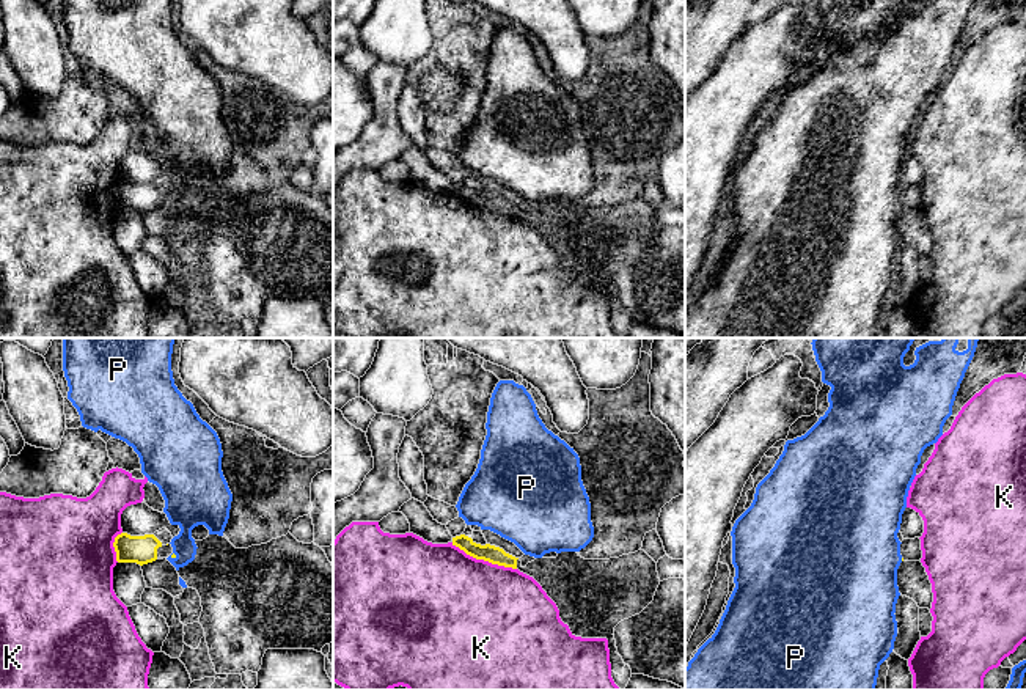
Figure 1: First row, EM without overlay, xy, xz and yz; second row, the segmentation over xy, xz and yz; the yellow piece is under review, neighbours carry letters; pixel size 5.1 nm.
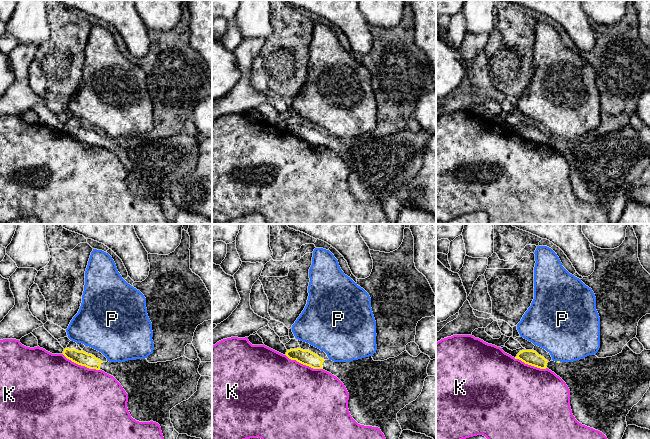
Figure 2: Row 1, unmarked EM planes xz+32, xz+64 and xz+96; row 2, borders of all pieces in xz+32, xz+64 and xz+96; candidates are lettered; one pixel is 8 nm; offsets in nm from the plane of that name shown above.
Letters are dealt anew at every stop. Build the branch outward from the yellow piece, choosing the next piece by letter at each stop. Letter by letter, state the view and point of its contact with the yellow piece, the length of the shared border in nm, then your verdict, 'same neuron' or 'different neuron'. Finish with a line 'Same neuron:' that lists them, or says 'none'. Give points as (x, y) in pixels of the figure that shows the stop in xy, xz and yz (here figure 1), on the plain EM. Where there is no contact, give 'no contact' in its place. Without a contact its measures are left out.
K: xz (484, 208) | 360 nm | different neuron
P: xy (172, 203) | 40 nm | different neuron
Same neuron: none

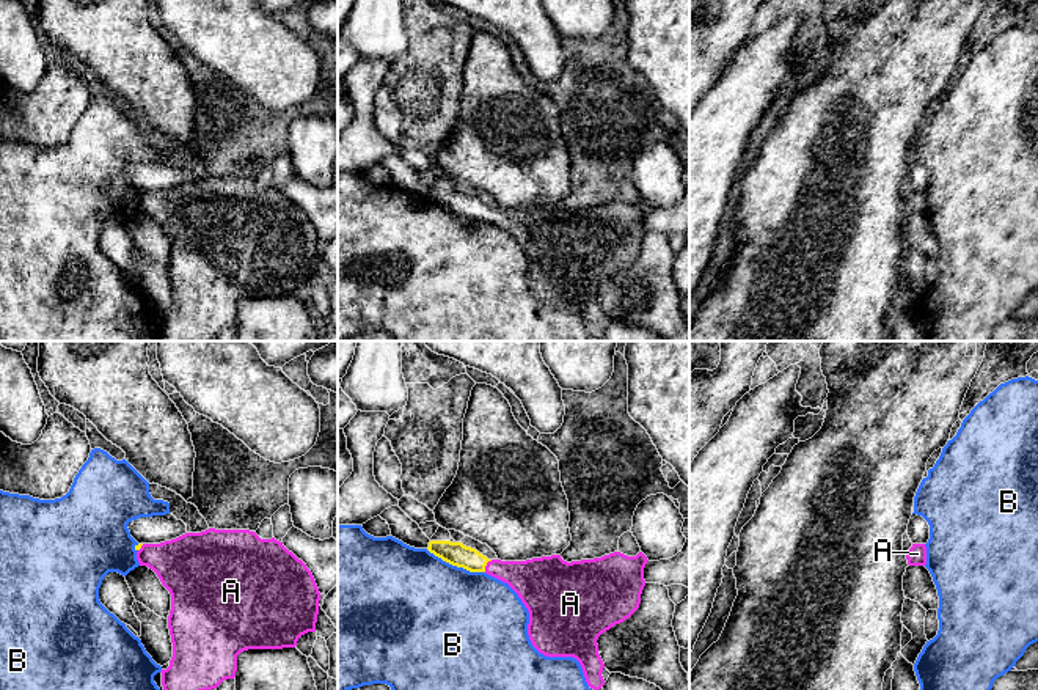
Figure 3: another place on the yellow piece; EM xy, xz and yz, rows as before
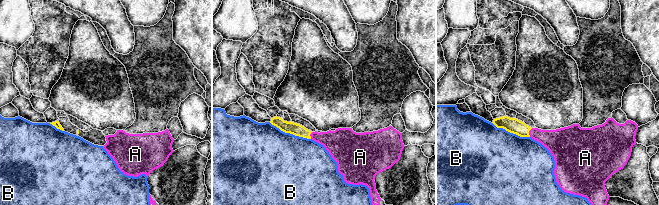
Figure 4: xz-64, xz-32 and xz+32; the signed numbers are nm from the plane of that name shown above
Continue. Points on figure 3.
A: xz (486, 212) | 80 nm | same neuron
B: xz (456, 212) | 320 nm | different neuron
Same neuron: A

